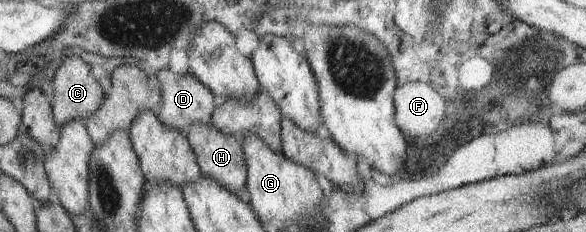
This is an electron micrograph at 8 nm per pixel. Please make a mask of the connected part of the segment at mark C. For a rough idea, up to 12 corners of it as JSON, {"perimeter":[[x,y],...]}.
{"perimeter":[[77,55],[55,69],[59,128],[101,107],[101,84]]}

